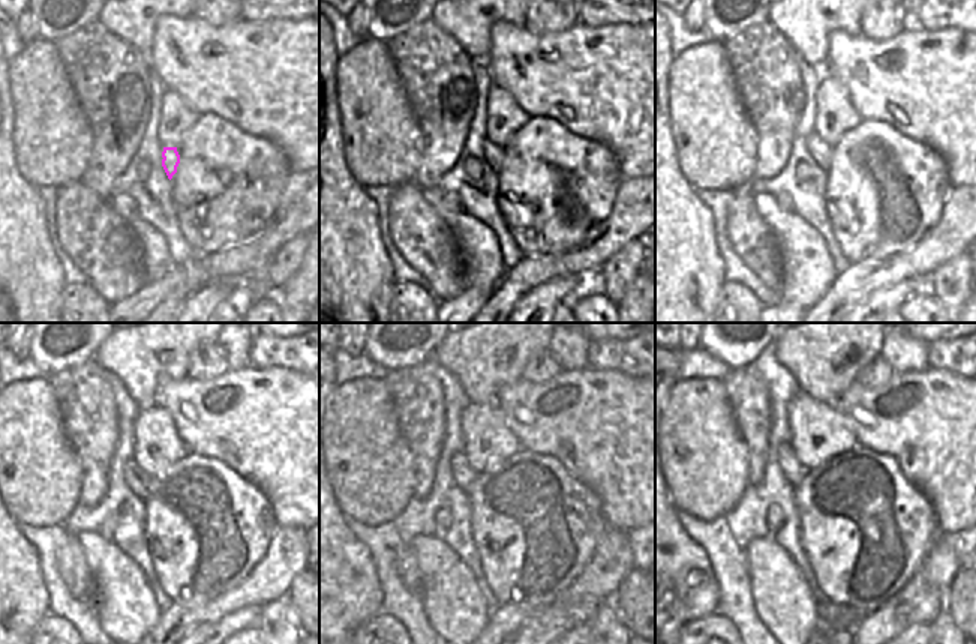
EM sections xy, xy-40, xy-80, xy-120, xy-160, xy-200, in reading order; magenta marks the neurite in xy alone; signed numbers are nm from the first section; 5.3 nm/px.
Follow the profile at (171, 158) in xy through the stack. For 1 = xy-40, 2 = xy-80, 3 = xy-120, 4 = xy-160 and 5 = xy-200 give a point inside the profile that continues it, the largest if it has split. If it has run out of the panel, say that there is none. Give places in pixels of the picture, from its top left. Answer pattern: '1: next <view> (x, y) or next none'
1: next xy-40 (493, 155)
2: next xy-80 (819, 150)
3: next xy-120 (138, 481)
4: next xy-160 (464, 476)
5: next xy-200 (793, 472)

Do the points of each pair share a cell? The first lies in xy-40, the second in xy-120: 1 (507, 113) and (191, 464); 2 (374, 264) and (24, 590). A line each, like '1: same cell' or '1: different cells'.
1: different cells
2: same cell

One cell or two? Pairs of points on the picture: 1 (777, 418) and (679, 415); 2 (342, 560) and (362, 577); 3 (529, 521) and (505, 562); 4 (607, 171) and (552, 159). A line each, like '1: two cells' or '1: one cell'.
1: two cells
2: one cell
3: one cell
4: one cell

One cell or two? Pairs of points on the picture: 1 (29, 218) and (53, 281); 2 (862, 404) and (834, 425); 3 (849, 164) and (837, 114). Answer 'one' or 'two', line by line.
1: one
2: two
3: two

